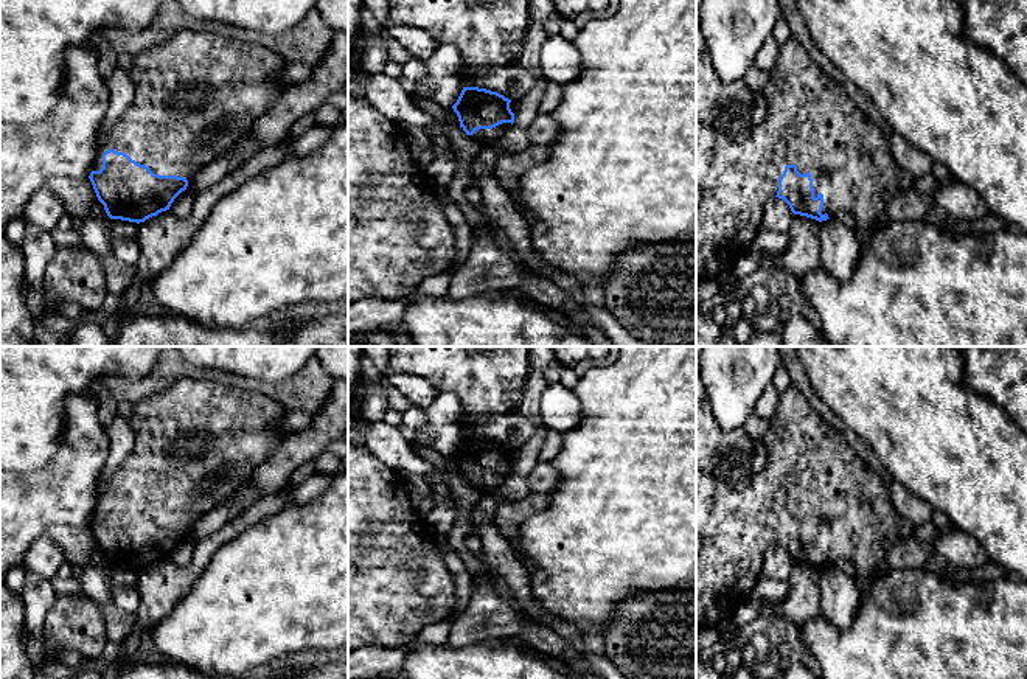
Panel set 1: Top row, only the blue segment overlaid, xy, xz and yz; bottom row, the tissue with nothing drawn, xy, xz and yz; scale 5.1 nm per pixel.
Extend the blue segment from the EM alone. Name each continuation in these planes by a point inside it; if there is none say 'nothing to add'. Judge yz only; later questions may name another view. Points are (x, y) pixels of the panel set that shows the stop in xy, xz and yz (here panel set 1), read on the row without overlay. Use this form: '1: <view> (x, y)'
1: yz (811, 470)

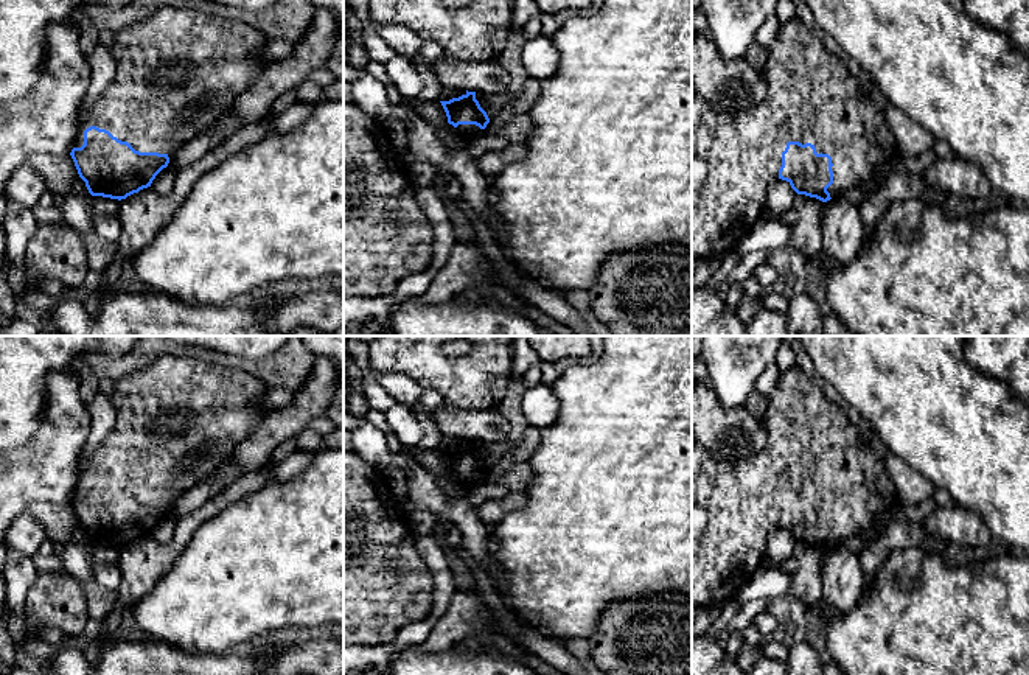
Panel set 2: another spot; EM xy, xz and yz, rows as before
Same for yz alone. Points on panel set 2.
1: yz (812, 445)

